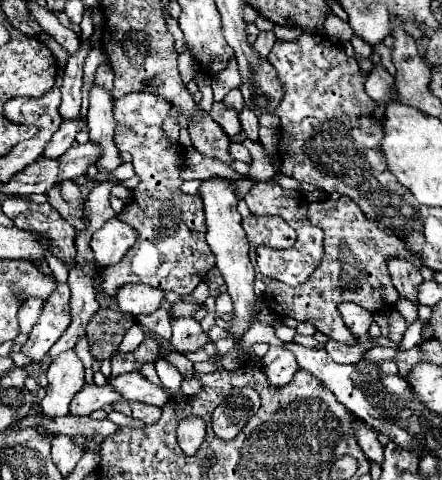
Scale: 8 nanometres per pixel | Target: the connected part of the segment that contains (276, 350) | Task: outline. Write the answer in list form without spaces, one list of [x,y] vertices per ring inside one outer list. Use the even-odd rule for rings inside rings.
[[[270,347],[262,363],[272,387],[288,385],[288,381],[292,381],[294,373],[300,369],[296,355],[286,347]]]

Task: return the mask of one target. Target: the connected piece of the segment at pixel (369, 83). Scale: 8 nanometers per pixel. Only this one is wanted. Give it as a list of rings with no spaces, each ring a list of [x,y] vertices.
[[[378,63],[370,77],[366,79],[366,93],[374,99],[374,101],[384,101],[386,105],[392,101],[390,97],[390,87],[394,85],[394,77]]]

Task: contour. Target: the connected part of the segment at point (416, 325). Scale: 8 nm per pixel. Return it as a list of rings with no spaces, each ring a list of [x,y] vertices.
[[[416,319],[416,321],[408,327],[408,331],[404,333],[402,343],[400,343],[400,345],[402,345],[400,349],[404,351],[404,349],[412,349],[412,347],[416,347],[416,345],[422,341],[422,339],[420,339],[420,331],[422,331],[422,321]]]

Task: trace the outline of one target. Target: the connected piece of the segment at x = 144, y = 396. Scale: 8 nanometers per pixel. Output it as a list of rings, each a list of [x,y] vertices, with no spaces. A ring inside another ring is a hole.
[[[138,371],[124,373],[124,375],[112,375],[108,377],[108,385],[112,385],[114,391],[118,391],[128,401],[144,401],[150,405],[162,407],[164,401],[168,401],[168,395],[150,383],[146,377],[142,377]]]

